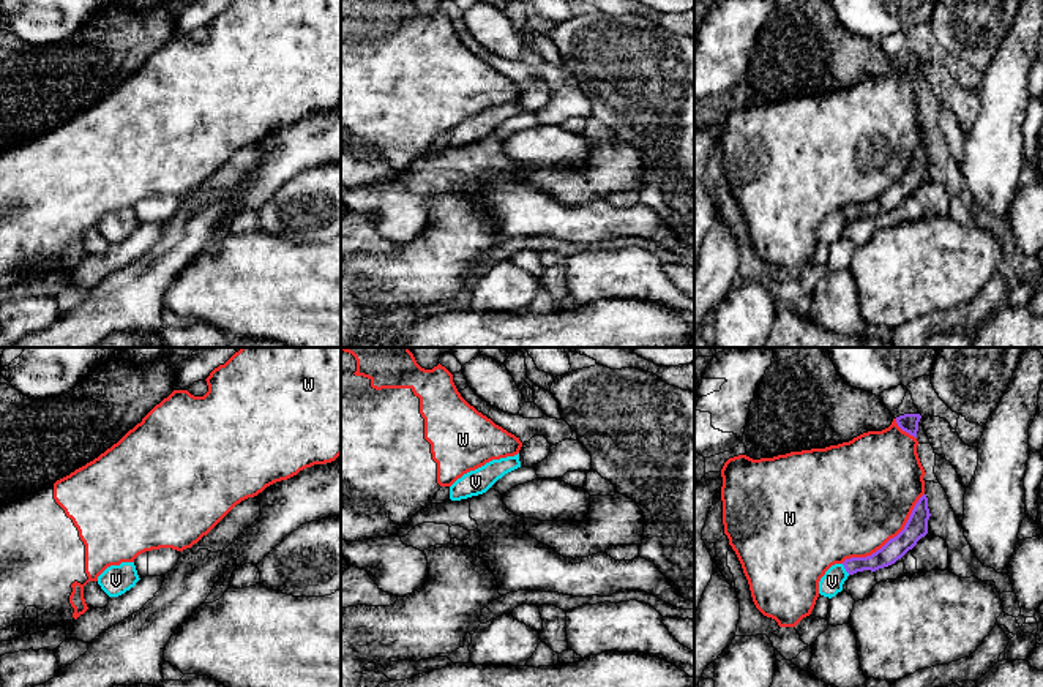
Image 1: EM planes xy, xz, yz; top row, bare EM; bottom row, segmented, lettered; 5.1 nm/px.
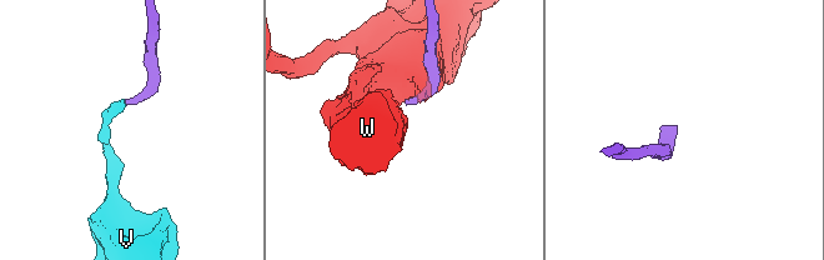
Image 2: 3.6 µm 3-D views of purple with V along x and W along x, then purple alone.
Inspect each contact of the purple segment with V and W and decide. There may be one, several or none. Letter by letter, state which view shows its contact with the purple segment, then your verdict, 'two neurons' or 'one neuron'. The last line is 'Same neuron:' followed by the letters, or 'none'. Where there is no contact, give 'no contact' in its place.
V: yz | one neuron
W: yz | two neurons
Same neuron: V

